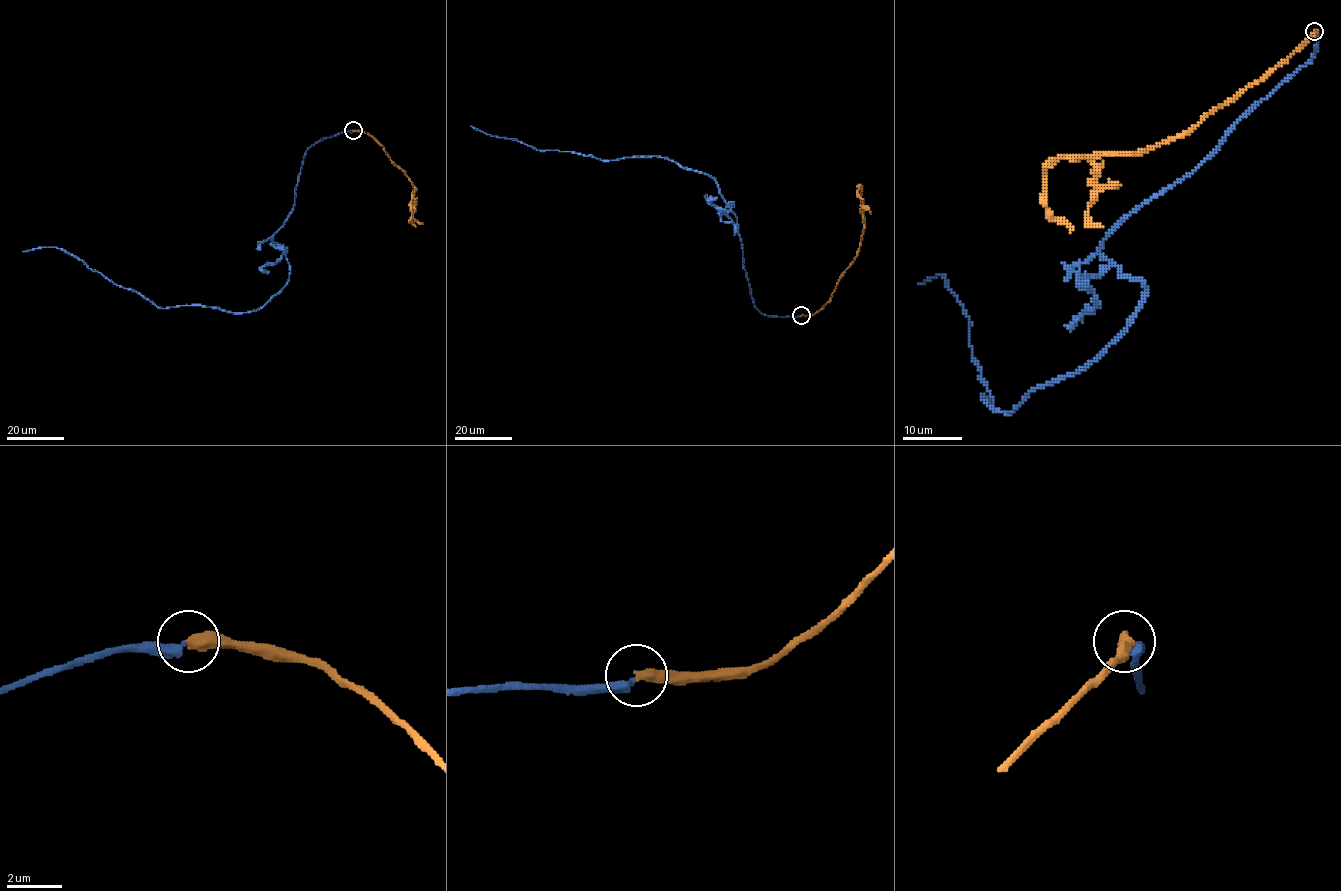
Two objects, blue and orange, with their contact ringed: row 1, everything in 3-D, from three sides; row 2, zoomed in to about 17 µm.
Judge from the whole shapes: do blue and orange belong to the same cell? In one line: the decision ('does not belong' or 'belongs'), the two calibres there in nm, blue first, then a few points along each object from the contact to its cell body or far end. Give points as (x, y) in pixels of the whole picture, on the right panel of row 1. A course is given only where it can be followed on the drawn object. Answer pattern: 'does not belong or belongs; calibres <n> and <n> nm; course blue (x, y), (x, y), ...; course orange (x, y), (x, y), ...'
does not belong; calibres 300 and 440 nm; course blue (1315, 31), (1311, 59), (1105, 238), (1144, 296), (1071, 375), (992, 408), (970, 318), (941, 274), (919, 284); course orange (1314, 31), (1260, 80), (1177, 137), (1133, 153), (1059, 157), (1044, 174), (1046, 210), (1071, 232)

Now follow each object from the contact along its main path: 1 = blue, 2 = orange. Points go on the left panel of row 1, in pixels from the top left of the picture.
1: (353, 130), (305, 151), (273, 235), (289, 278), (256, 310), (157, 307), (63, 249), (23, 251)
2: (353, 130), (370, 135), (417, 189), (411, 199), (409, 220), (416, 226)

